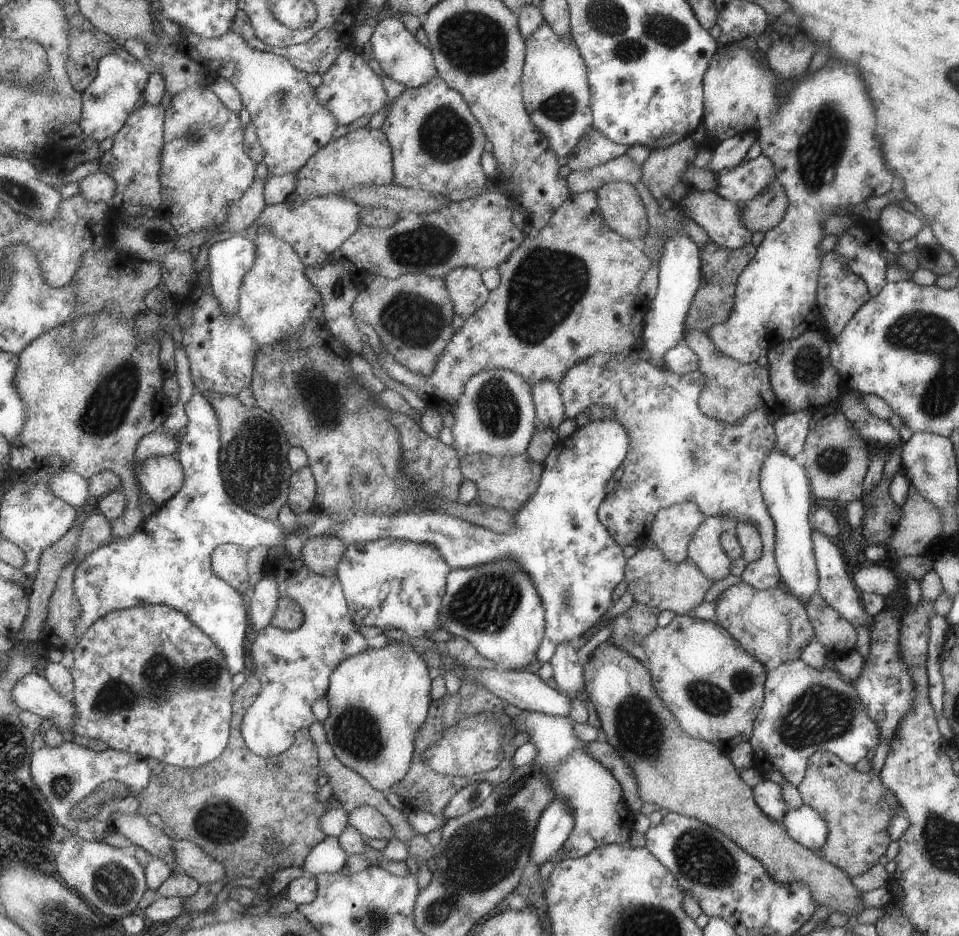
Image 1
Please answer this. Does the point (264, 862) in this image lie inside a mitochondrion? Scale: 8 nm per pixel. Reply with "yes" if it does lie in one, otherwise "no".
no

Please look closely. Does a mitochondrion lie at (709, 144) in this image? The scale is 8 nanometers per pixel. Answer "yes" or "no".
no

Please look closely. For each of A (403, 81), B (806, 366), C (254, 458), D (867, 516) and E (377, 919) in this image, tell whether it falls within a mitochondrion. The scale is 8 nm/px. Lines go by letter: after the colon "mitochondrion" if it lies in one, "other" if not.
A: other
B: mitochondrion
C: mitochondrion
D: other
E: mitochondrion

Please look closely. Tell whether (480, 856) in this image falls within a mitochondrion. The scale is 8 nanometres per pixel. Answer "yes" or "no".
yes

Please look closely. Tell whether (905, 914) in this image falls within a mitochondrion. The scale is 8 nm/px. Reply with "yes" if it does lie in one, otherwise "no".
no

